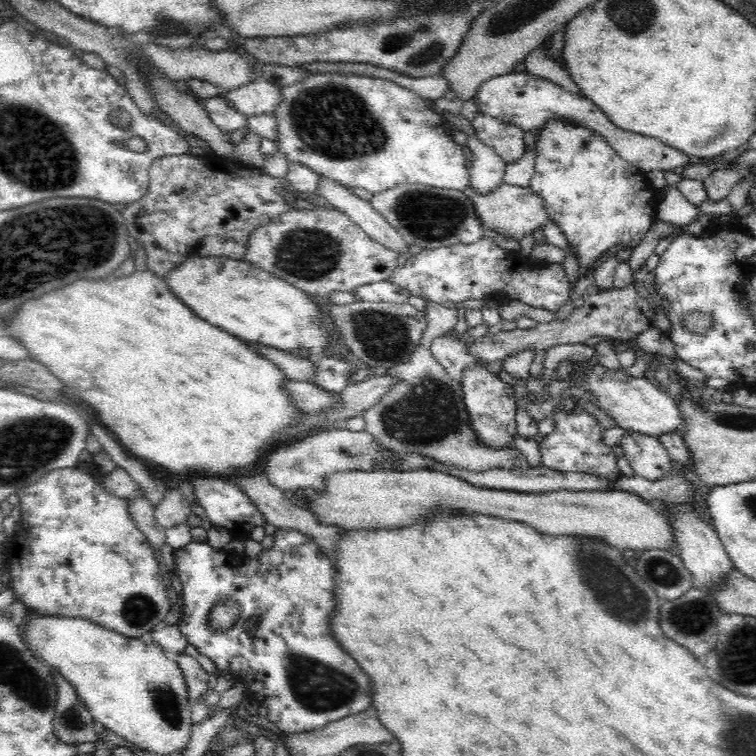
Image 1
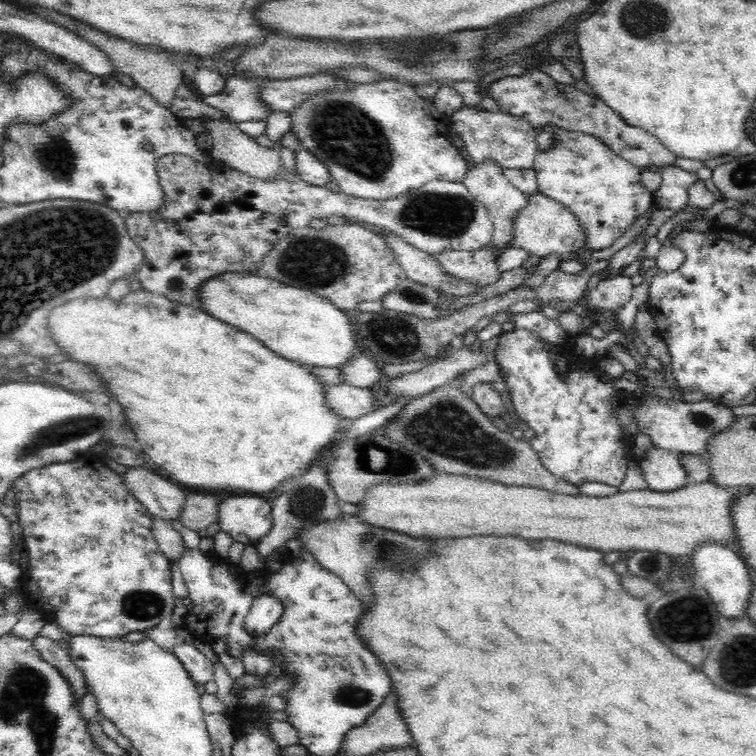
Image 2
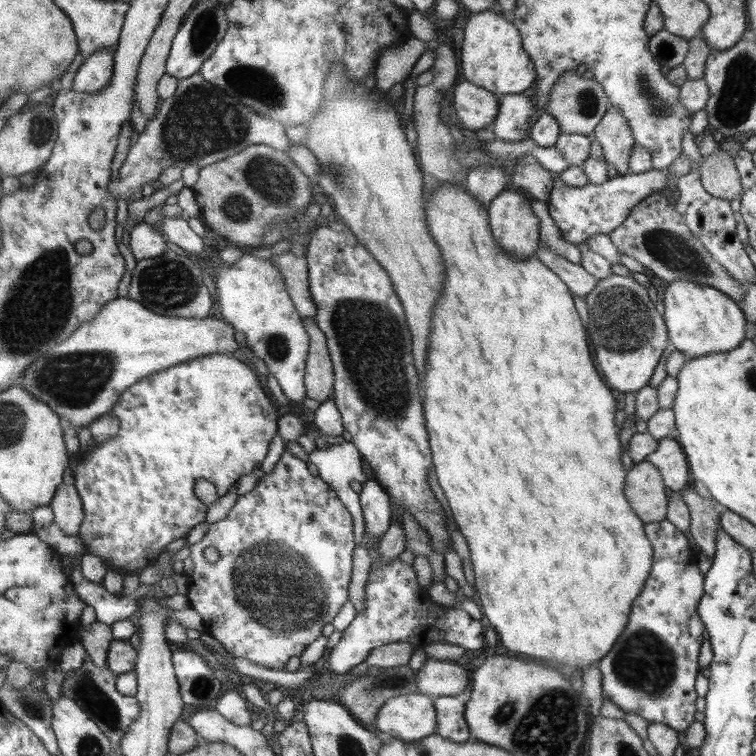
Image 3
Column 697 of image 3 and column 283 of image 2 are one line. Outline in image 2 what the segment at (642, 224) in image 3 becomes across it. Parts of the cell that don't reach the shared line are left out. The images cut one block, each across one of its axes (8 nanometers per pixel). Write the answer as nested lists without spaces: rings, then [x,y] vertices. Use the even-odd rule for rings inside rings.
[[[328,223],[322,229],[313,229],[308,225],[294,229],[280,239],[263,256],[255,272],[258,276],[270,277],[315,292],[338,308],[352,313],[361,302],[381,302],[385,294],[407,279],[407,274],[393,252],[382,235],[356,223]]]

